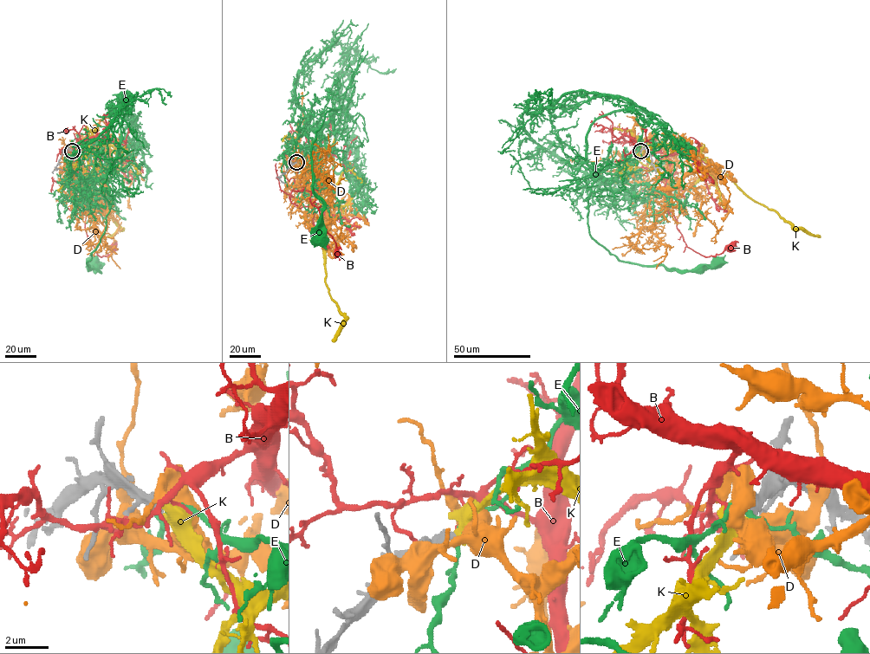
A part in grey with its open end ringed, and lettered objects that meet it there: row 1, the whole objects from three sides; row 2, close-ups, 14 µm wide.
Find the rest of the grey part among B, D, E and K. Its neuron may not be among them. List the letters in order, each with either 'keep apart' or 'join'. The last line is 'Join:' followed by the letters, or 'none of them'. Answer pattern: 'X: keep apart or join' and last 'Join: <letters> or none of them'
B: keep apart
D: keep apart
E: keep apart
K: join
Join: K

